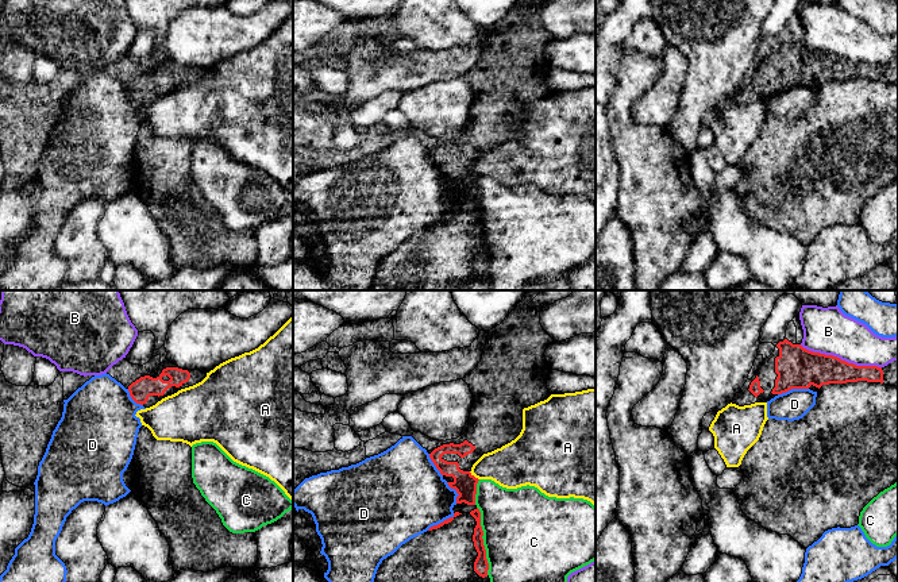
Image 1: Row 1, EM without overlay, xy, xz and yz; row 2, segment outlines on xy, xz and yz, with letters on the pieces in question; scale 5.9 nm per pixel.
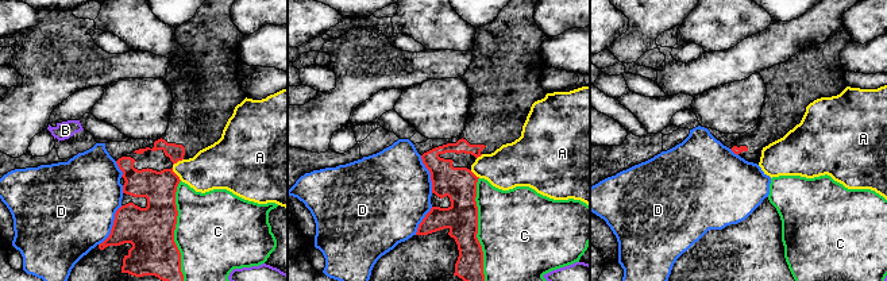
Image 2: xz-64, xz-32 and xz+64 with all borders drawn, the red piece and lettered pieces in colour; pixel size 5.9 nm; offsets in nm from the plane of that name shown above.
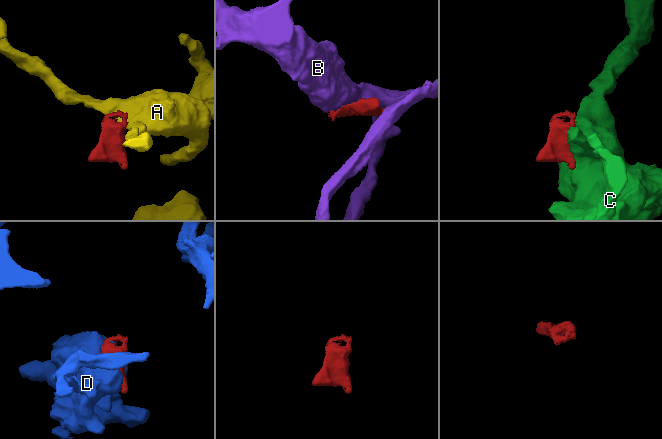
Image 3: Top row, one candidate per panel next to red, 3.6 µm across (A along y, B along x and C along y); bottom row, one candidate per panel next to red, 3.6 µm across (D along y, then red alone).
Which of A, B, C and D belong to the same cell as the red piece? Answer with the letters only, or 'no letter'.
no letter

